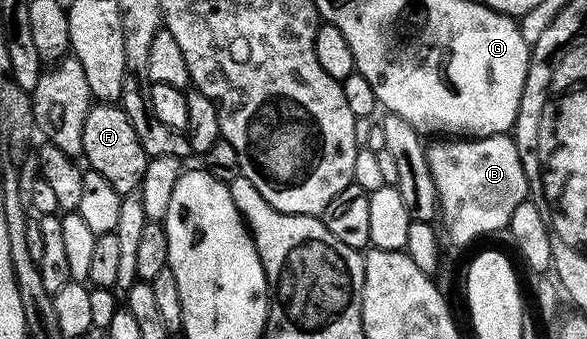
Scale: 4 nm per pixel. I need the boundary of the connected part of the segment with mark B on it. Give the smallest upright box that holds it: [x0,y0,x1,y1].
[427,133,529,245]

